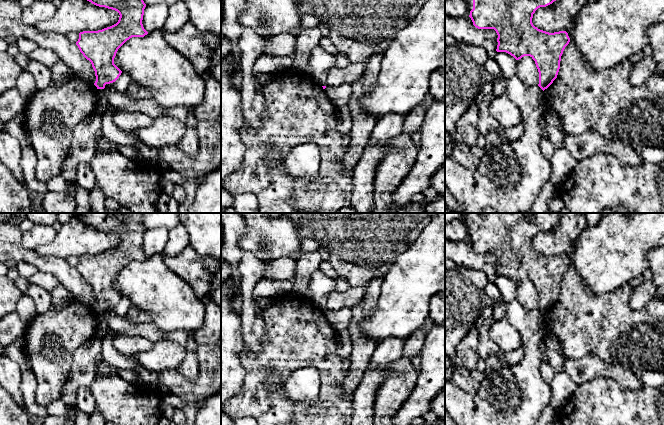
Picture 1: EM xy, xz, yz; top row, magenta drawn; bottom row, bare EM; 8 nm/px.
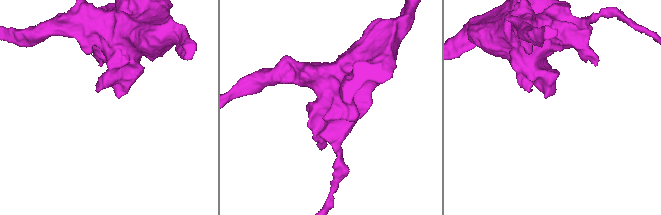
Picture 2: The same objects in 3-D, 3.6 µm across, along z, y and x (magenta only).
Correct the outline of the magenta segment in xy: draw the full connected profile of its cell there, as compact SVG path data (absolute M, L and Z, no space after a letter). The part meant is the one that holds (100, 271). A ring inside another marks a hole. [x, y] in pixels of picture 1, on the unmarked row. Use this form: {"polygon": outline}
{"polygon": "M73 213L76 218L92 228L115 234L120 241L116 248L98 255L83 255L79 257L76 266L80 276L89 284L95 295L97 313L104 313L106 308L115 306L122 295L114 288L118 273L132 261L144 261L148 256L144 253L142 244L146 228L143 225L142 213Z"}

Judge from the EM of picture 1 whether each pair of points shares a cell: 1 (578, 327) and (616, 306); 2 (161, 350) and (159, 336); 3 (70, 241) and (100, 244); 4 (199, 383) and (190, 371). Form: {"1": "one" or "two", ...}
{"1": "one", "2": "two", "3": "one", "4": "two"}

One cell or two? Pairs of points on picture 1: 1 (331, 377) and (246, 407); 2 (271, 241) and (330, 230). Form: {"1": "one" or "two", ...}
{"1": "one", "2": "two"}

